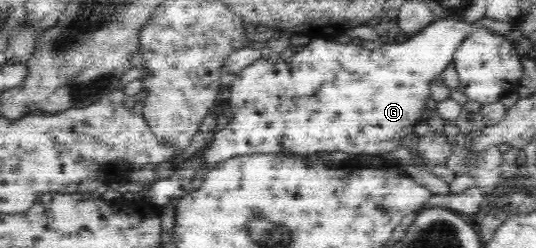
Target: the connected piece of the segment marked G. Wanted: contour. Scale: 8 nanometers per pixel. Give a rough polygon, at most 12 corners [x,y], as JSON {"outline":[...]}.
{"outline":[[438,19],[368,51],[314,38],[236,74],[161,208],[254,153],[392,153],[476,29]]}

